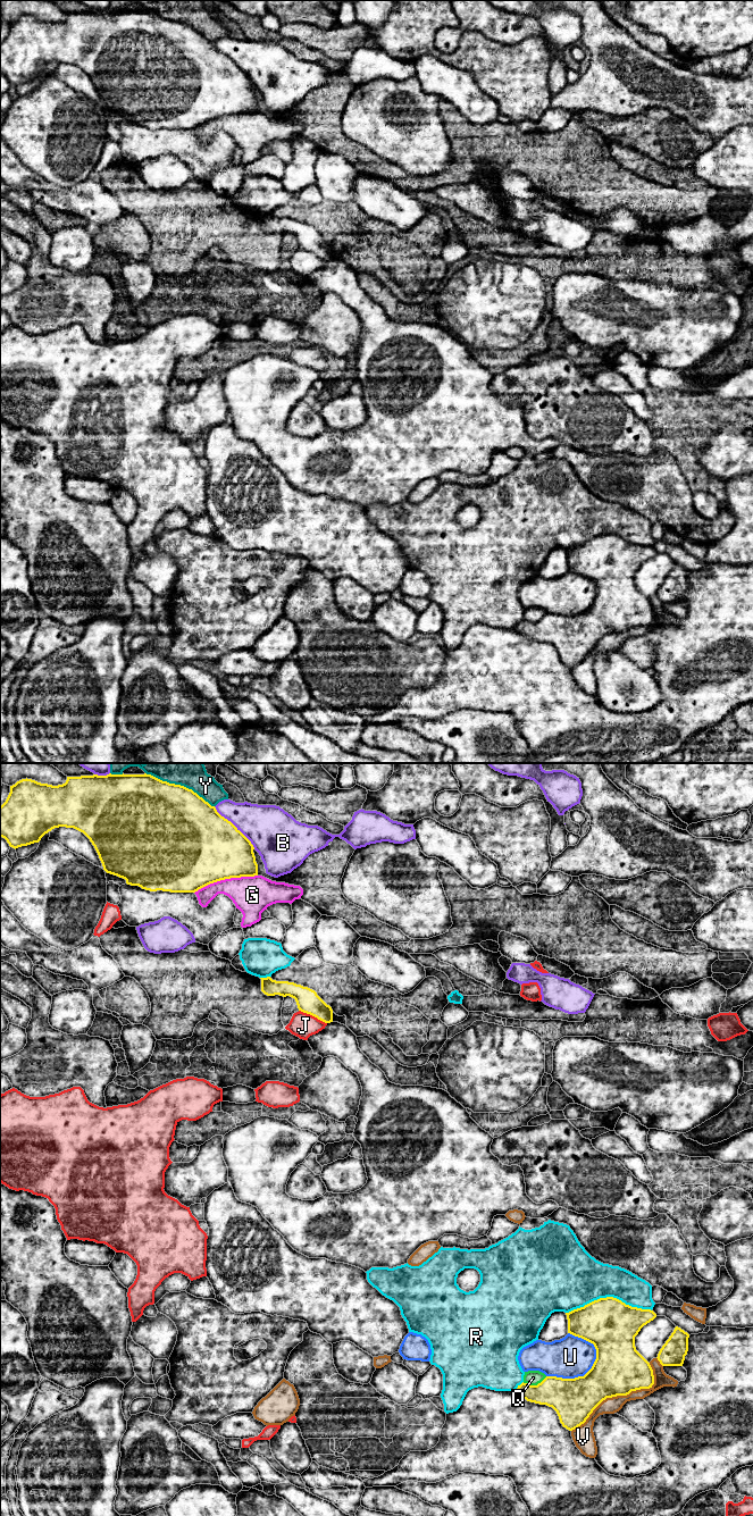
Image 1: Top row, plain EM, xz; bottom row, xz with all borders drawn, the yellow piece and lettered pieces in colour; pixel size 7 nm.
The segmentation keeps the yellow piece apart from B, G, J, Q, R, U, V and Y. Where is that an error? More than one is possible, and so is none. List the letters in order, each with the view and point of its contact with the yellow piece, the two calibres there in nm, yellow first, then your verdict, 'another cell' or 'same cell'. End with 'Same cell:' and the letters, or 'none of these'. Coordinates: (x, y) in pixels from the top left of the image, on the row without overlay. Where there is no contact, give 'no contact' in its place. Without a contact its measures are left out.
B: xz (235, 64) | 480/320 nm | another cell
G: xz (225, 115) | 500/280 nm | another cell
J: xz (312, 252) | 160/170 nm | another cell
Q: xz (534, 622) | 260/110 nm | another cell
R: xz (608, 534) | 360/380 nm | another cell
U: xz (579, 613) | 320/300 nm | another cell
V: xz (621, 631) | 360/110 nm | another cell
Y: xz (180, 22) | 500/300 nm | another cell
Same cell: none of these

